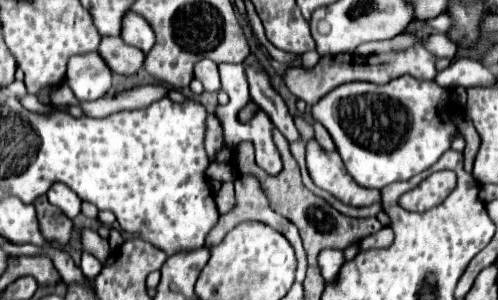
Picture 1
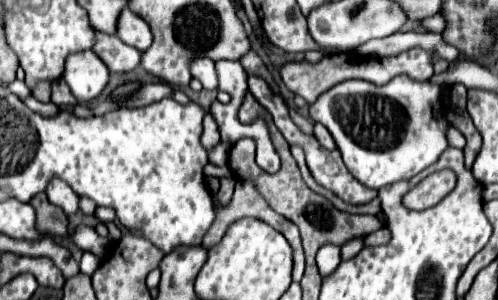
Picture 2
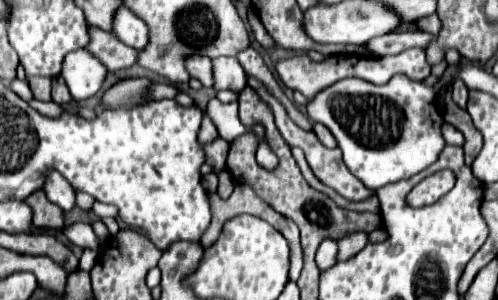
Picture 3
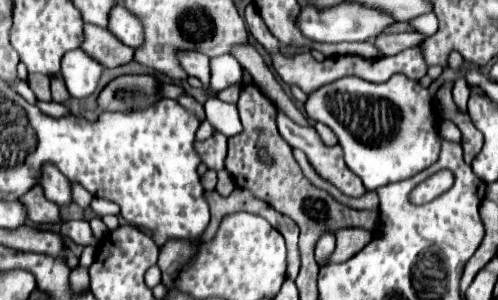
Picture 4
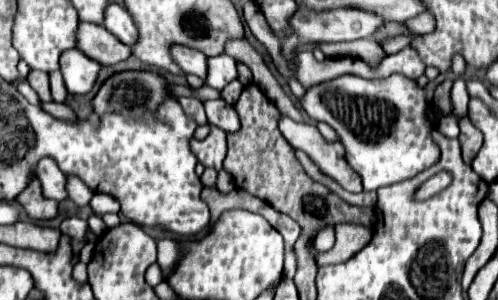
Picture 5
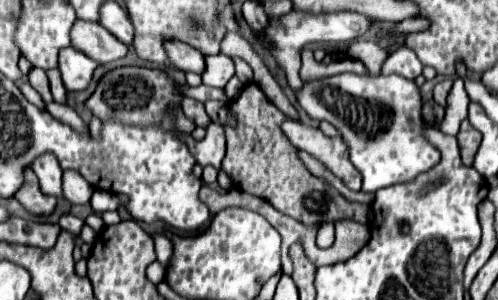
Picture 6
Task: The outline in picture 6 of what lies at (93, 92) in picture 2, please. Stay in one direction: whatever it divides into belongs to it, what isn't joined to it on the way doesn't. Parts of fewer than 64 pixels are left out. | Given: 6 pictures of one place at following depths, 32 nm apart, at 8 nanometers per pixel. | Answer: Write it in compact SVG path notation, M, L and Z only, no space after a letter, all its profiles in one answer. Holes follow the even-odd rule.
M70 46L62 48L58 54L58 70L66 90L84 90L90 84L96 66L98 64L92 58Z

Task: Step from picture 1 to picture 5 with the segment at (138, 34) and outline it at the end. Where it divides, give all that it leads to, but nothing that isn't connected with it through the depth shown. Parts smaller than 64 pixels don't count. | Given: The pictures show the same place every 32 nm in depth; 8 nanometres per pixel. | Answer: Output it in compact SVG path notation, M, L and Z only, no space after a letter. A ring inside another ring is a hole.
M108 4L104 10L104 28L110 30L120 42L134 46L136 42L136 24L132 20L132 16L128 14L126 8L122 8L120 4Z

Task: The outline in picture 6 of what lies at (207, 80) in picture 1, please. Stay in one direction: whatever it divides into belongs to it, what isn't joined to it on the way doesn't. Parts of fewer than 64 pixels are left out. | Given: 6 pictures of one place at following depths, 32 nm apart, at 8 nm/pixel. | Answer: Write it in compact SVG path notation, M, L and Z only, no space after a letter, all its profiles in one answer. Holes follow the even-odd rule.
M164 40L164 50L168 60L176 68L196 74L204 72L204 56L202 52L196 52L196 48L192 48L190 44L184 44L180 40Z

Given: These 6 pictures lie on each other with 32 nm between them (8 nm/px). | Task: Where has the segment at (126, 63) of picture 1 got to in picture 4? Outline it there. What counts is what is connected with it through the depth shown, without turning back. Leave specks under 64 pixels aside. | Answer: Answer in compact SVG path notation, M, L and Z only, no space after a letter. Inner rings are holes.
M84 24L82 36L84 36L84 40L82 40L80 48L106 68L116 68L134 58L134 48L122 44L116 36L112 36L112 32L104 30L100 26Z

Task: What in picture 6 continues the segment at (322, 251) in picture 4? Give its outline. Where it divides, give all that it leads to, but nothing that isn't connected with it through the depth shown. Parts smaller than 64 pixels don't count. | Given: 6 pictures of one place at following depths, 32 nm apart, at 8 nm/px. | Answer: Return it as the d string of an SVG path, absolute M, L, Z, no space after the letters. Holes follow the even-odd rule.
M322 224L318 230L318 238L316 238L320 248L328 248L334 244L334 224Z

